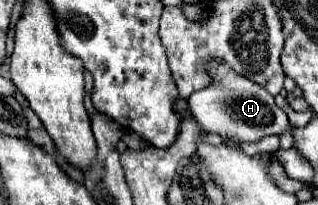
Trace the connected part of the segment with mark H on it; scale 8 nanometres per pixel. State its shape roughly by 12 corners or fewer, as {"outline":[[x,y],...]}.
{"outline":[[212,60],[188,98],[204,130],[256,142],[290,130],[274,96]]}

